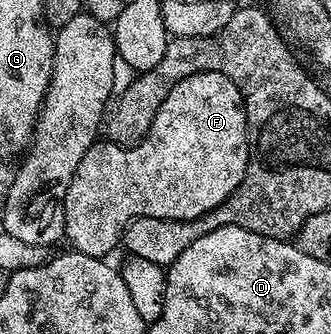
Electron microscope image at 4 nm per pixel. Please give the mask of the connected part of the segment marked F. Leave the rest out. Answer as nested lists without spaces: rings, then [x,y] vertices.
[[[203,71],[195,75],[187,75],[187,79],[175,83],[169,88],[167,99],[163,99],[163,103],[159,107],[159,111],[149,128],[149,136],[144,141],[141,141],[138,145],[126,147],[115,145],[108,139],[101,139],[89,148],[87,155],[83,155],[83,159],[79,159],[79,167],[71,179],[71,187],[67,187],[67,195],[65,196],[64,240],[66,242],[70,241],[73,244],[70,246],[76,252],[105,259],[109,257],[108,253],[116,245],[118,248],[122,244],[125,228],[136,217],[154,217],[155,219],[163,219],[164,221],[194,221],[195,219],[199,219],[203,215],[207,215],[215,207],[223,204],[241,186],[241,181],[245,177],[245,172],[249,166],[250,152],[251,138],[249,135],[249,124],[245,118],[245,101],[241,98],[241,86],[231,79],[227,79],[227,75],[223,75],[219,71]]]

